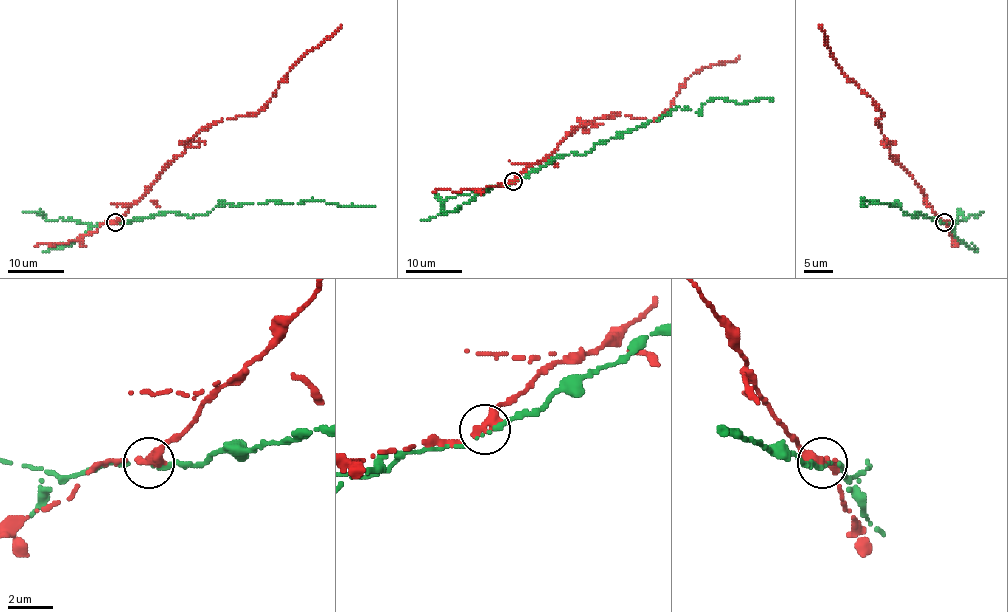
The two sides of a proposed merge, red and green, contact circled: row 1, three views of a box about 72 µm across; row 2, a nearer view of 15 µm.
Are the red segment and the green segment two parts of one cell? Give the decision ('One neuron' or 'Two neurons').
Two neurons

